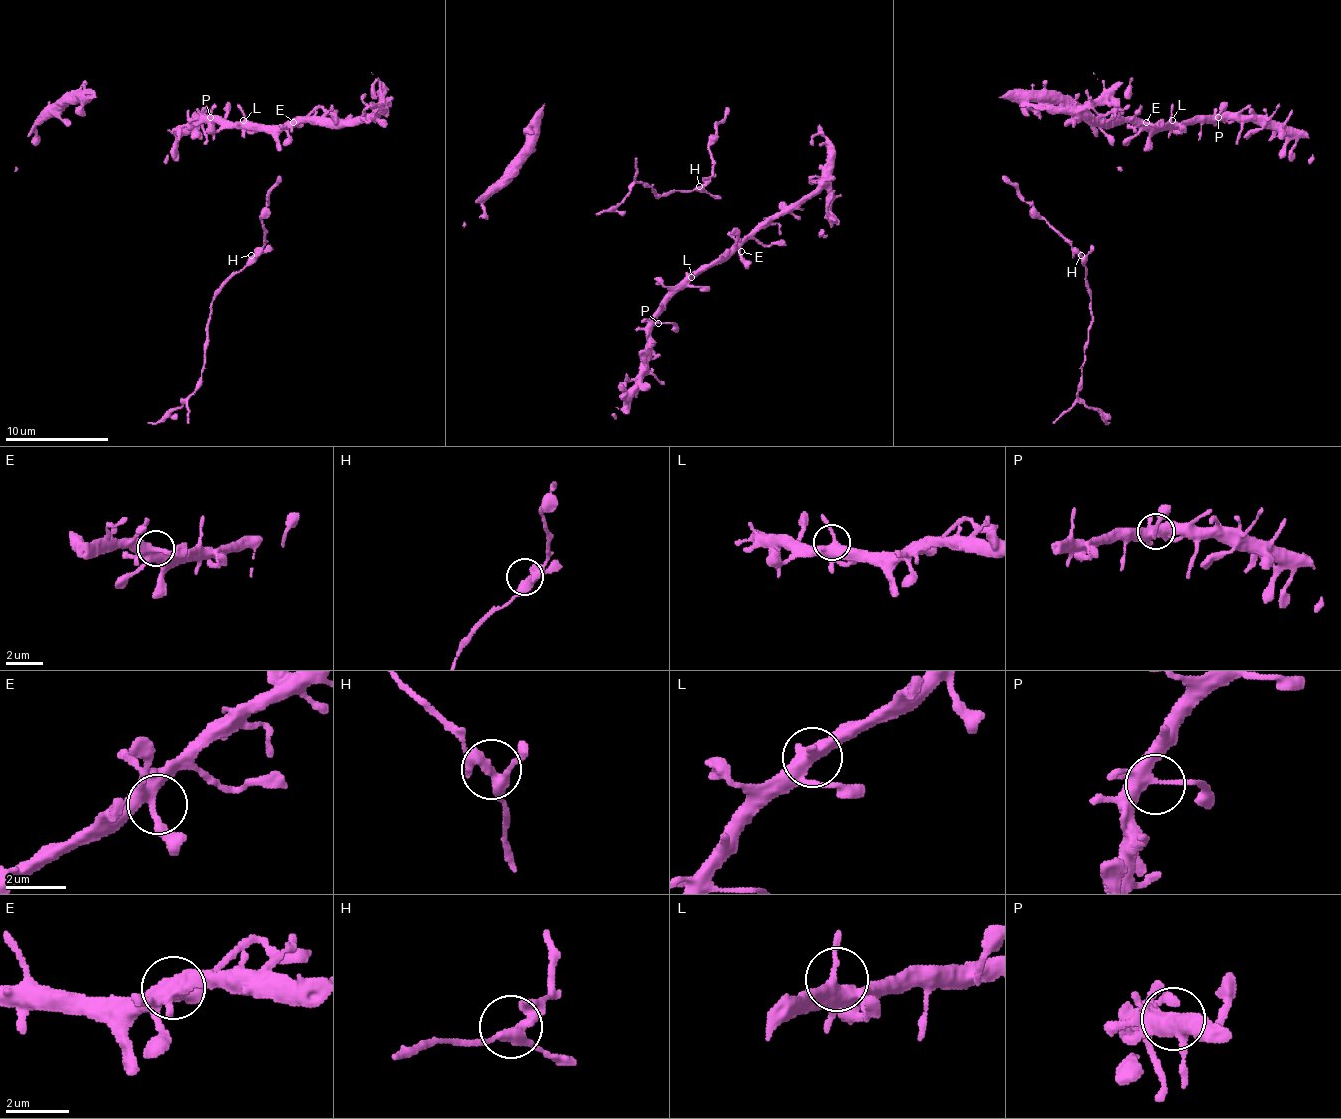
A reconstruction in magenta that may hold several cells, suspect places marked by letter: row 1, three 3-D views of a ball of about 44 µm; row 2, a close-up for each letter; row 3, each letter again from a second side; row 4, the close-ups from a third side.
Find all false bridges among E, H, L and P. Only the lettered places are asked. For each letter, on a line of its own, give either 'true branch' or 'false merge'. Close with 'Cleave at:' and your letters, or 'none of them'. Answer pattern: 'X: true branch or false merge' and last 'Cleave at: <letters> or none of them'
E: true branch
H: true branch
L: true branch
P: true branch
Cleave at: none of them

